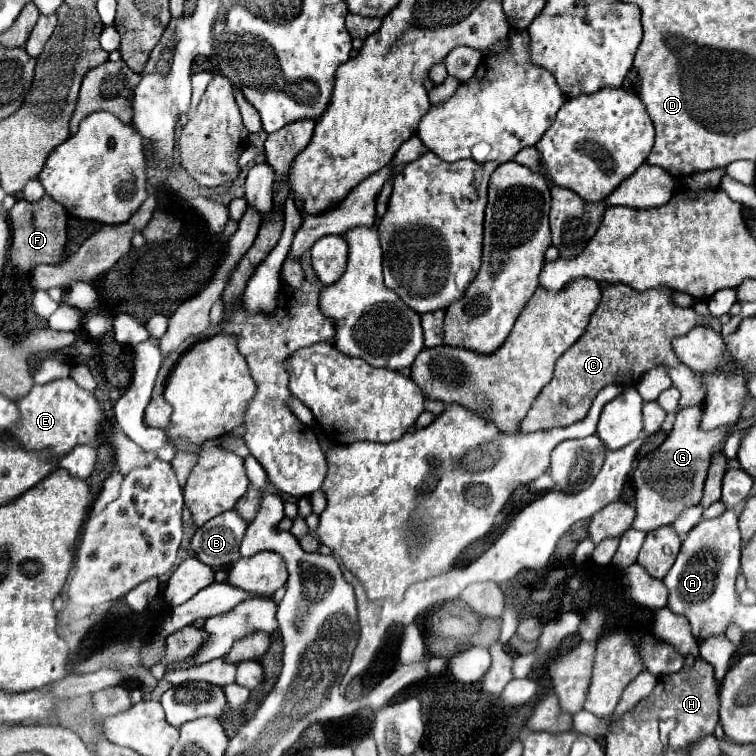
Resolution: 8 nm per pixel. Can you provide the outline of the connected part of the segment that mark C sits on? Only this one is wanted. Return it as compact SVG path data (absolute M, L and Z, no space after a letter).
M610 284L602 292L602 300L592 314L586 332L558 358L554 378L536 396L526 418L520 422L520 430L536 432L554 426L570 426L588 414L592 400L604 386L636 386L644 372L660 364L668 366L674 386L682 392L680 402L686 406L698 406L704 398L702 382L696 372L678 362L670 346L672 338L688 334L696 326L698 316L692 308L672 304L670 296L670 290L636 292L624 284Z

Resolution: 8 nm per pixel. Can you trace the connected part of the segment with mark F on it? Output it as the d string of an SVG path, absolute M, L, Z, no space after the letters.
M42 196L38 202L18 200L8 212L8 218L12 226L10 260L18 270L30 272L38 264L58 264L62 260L66 244L66 210L58 202L50 196Z

